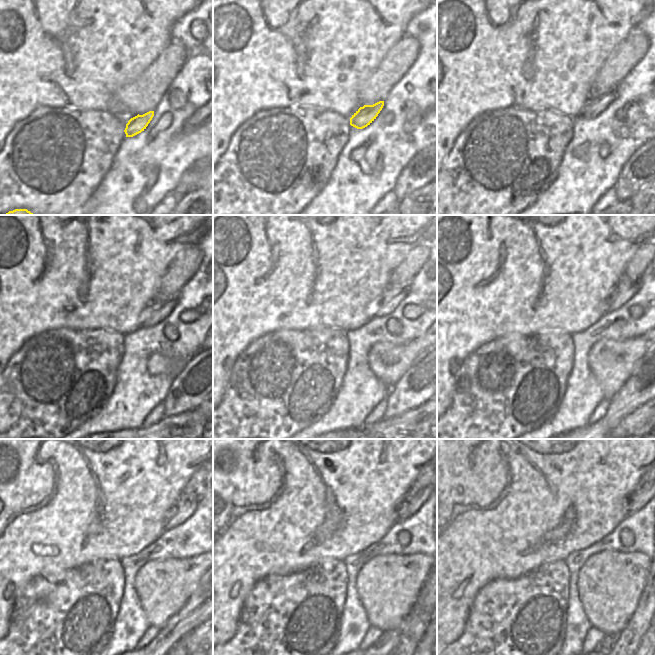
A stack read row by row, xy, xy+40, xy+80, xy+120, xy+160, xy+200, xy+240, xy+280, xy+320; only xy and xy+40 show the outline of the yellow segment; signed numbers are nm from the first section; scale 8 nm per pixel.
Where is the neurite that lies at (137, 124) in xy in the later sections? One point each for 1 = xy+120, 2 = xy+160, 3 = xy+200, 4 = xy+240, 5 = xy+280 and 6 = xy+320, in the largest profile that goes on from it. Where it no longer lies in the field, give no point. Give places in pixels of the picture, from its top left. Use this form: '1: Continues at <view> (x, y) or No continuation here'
1: Continues at xy+120 (152, 314)
2: Continues at xy+160 (382, 309)
3: Continues at xy+200 (626, 289)
4: Continues at xy+240 (187, 503)
5: Continues at xy+280 (415, 497)
6: Continues at xy+320 (640, 496).

